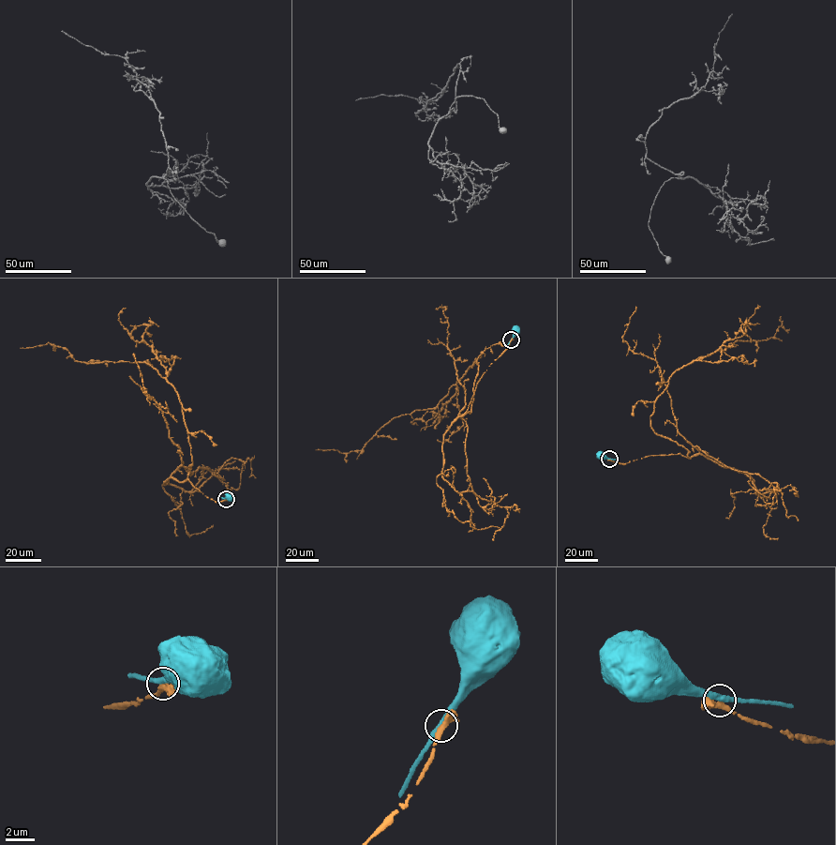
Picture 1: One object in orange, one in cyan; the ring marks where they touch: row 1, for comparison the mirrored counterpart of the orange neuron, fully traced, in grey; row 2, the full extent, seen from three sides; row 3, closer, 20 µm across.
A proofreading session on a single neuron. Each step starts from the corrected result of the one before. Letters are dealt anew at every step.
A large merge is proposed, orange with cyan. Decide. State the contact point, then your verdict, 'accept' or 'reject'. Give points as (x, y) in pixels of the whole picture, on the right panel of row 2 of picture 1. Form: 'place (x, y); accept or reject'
place (609, 459); reject

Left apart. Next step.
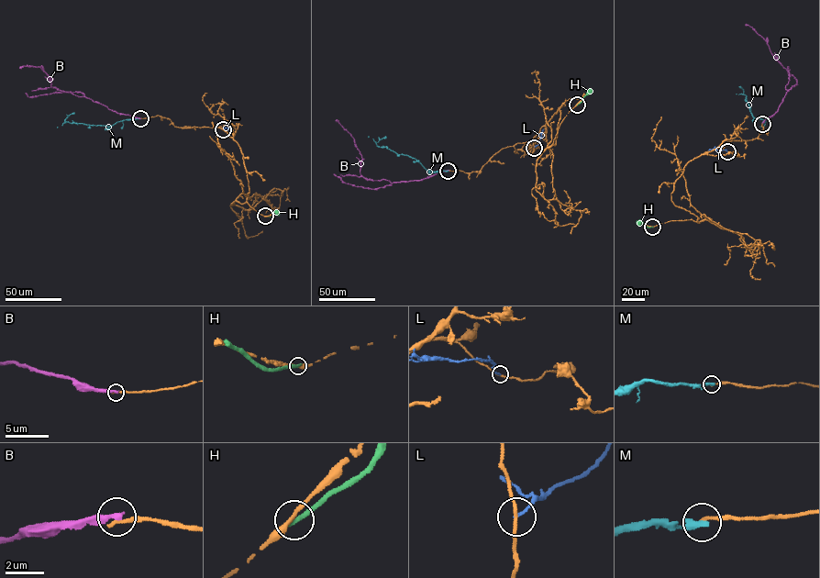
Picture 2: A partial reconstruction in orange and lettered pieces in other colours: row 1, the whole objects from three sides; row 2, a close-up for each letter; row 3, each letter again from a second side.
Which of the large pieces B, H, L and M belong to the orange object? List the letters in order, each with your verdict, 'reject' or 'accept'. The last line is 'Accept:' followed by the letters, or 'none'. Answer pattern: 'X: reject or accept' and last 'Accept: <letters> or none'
B: reject
H: reject
L: reject
M: reject
Accept: none

